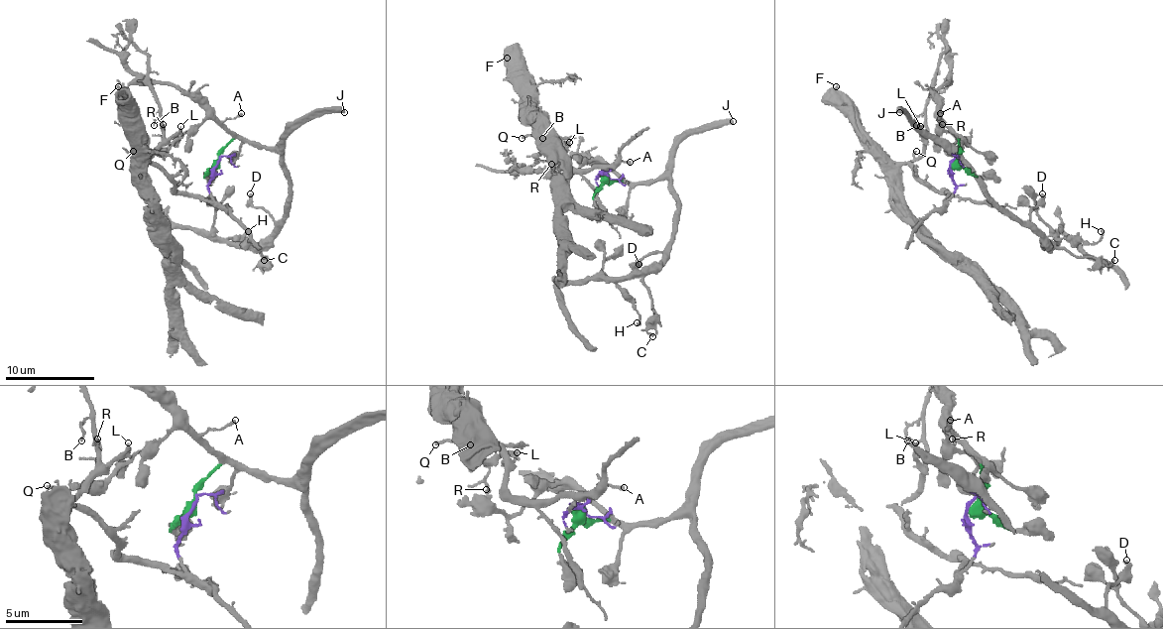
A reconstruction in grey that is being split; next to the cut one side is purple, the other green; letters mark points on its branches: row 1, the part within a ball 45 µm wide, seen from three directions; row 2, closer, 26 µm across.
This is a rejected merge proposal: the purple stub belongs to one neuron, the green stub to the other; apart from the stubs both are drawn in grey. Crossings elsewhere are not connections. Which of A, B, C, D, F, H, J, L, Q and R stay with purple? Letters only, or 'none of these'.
B, F, L, Q, R

